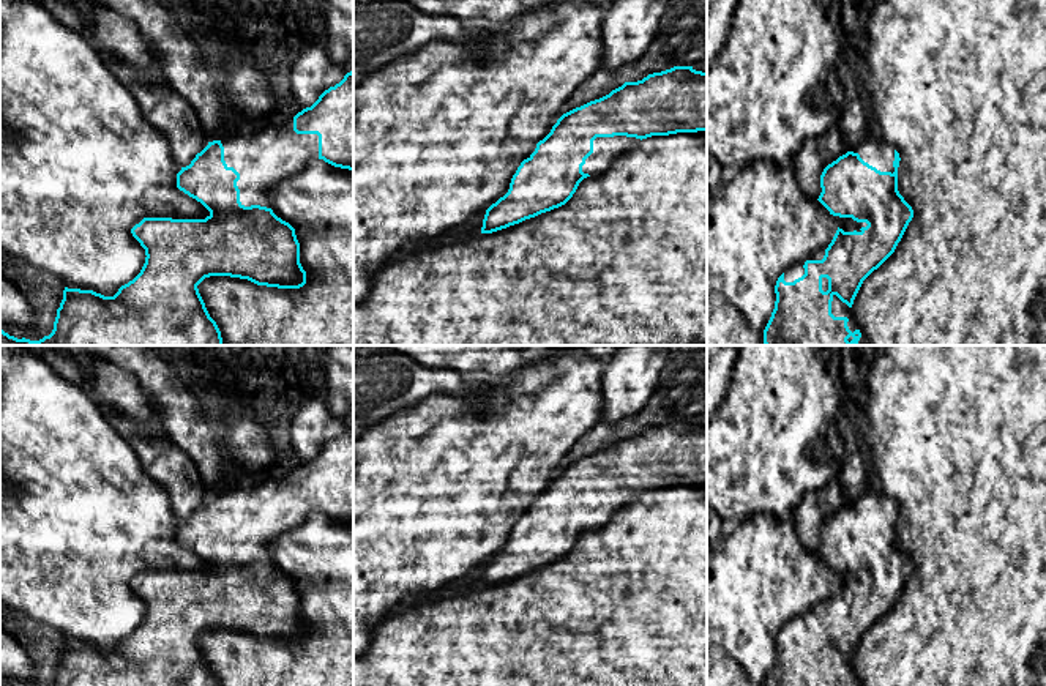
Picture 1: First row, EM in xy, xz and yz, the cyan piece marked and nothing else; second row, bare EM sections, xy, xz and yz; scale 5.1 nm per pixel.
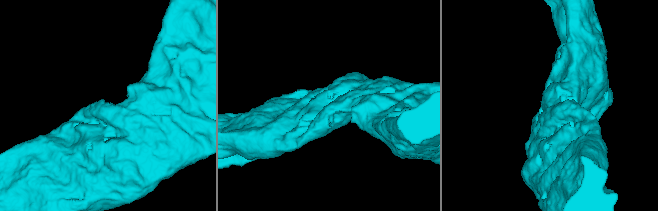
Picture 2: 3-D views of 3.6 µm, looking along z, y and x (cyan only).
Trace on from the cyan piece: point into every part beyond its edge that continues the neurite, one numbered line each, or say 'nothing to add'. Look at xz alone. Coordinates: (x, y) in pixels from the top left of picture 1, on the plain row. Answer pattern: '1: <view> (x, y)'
1: xz (606, 503)

